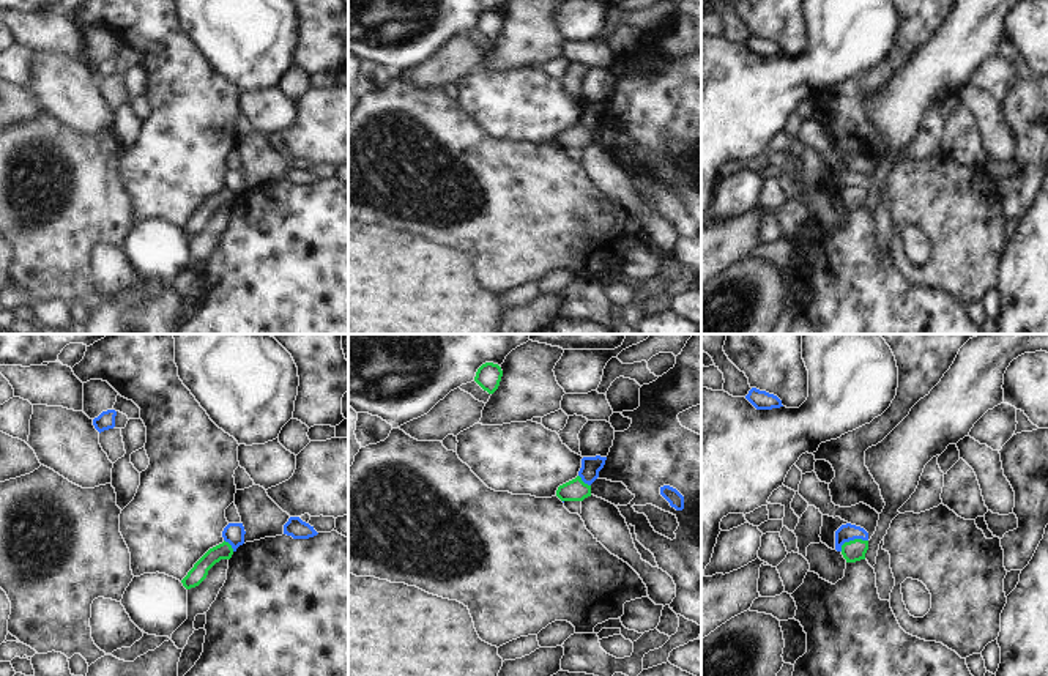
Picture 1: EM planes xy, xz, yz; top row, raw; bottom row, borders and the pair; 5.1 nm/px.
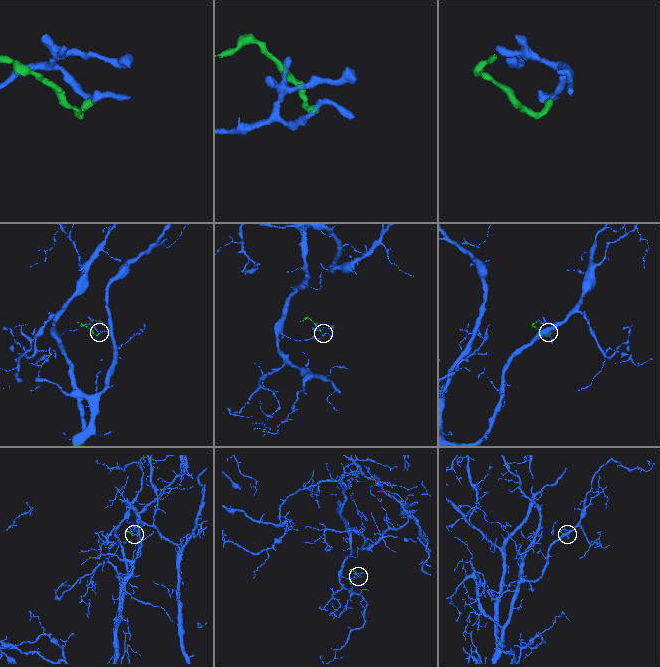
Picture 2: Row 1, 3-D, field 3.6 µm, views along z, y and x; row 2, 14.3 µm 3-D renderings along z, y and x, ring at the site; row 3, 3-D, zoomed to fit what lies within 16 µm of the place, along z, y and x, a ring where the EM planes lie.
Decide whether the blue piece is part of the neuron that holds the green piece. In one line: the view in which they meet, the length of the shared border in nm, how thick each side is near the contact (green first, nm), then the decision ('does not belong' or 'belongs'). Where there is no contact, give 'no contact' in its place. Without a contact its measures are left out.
yz | 160 nm | 110/90 nm | does not belong

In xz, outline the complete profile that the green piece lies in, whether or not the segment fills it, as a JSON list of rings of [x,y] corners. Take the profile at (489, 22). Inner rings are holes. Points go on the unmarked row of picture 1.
[[[485,9],[482,11],[474,24],[474,28],[489,41],[493,41],[501,28],[503,17],[498,11]]]

